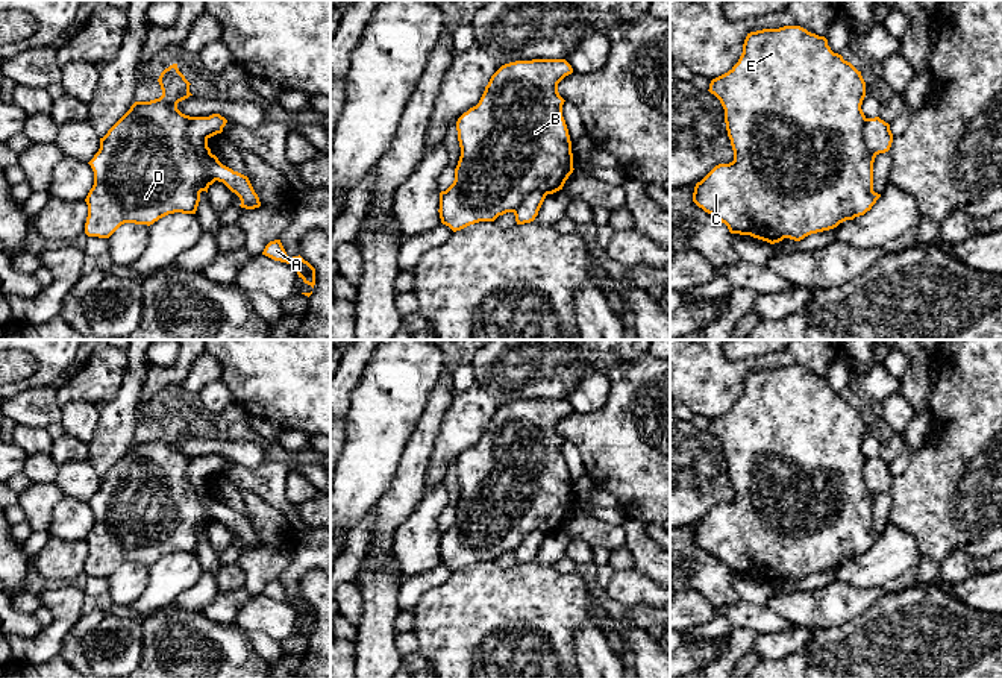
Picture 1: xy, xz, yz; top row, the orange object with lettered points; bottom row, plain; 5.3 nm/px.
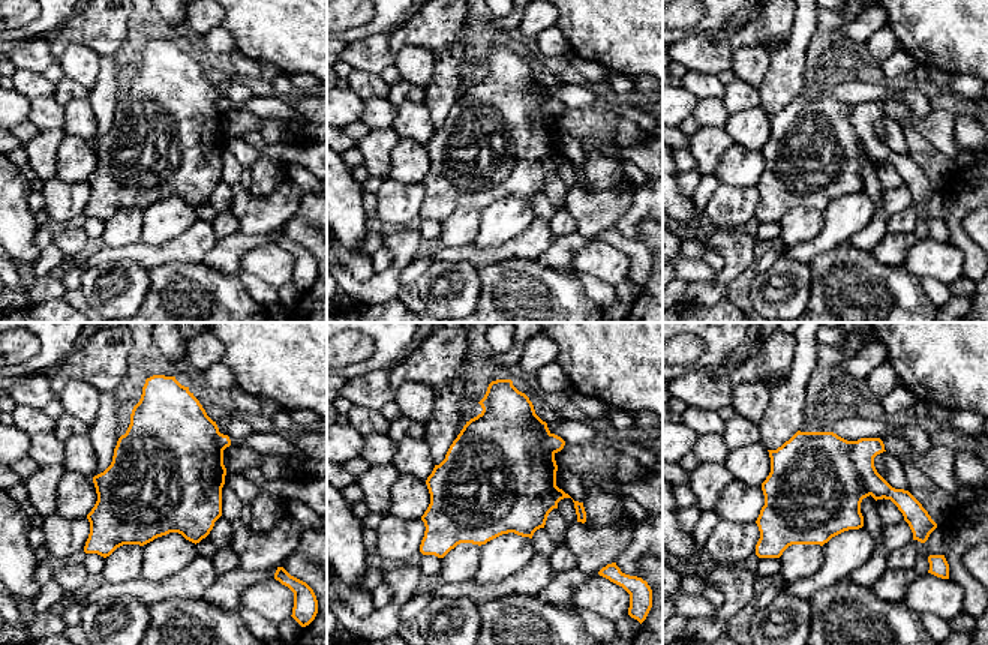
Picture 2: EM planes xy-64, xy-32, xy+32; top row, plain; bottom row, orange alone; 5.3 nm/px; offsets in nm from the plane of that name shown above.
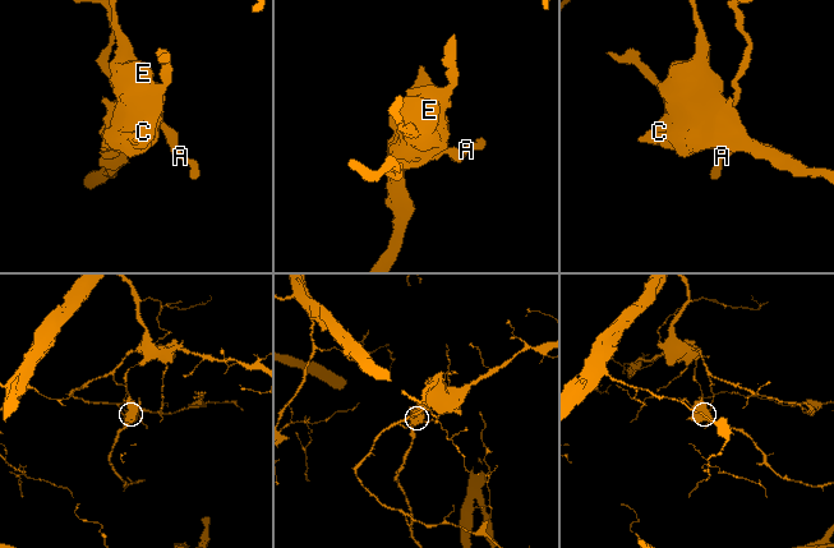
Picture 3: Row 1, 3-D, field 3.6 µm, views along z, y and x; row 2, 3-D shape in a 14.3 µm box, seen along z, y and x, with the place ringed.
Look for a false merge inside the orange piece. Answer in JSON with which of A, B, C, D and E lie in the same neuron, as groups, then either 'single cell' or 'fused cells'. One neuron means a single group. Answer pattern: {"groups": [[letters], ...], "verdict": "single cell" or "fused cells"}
{"groups": [["A"], ["B", "C", "D", "E"]], "verdict": "fused cells"}

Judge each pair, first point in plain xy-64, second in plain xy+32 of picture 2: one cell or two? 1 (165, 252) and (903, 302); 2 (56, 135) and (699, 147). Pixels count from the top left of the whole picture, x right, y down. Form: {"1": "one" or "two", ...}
{"1": "two", "2": "one"}

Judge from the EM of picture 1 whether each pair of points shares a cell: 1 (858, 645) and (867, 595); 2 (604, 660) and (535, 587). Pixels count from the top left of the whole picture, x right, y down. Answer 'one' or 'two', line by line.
1: two
2: two

